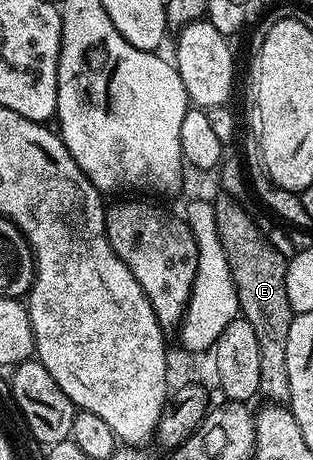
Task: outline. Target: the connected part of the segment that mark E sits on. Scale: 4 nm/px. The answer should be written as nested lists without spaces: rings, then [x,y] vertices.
[[[221,197],[215,203],[215,225],[219,233],[219,241],[223,245],[223,253],[227,257],[227,265],[231,269],[235,303],[239,308],[240,318],[251,321],[255,328],[255,337],[259,340],[259,385],[260,394],[266,395],[273,405],[288,404],[291,384],[287,378],[287,332],[291,329],[291,321],[295,312],[291,309],[291,301],[287,297],[287,260],[269,243],[268,234],[257,228],[257,223],[244,211],[240,202],[228,197]]]

